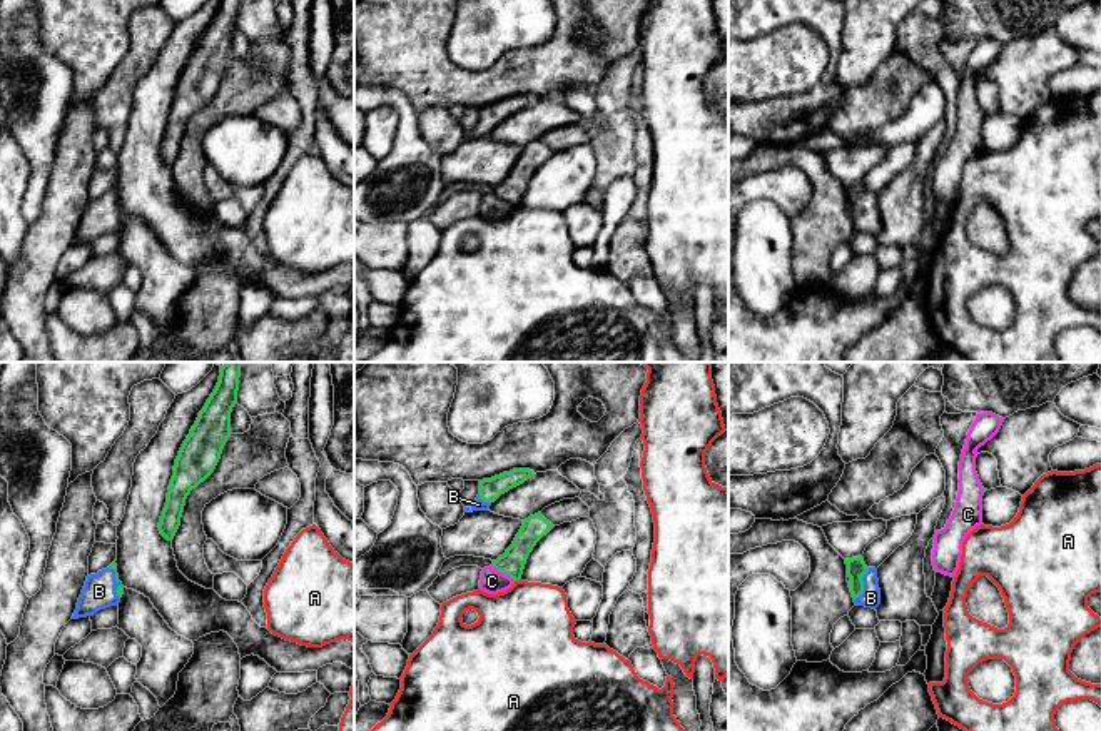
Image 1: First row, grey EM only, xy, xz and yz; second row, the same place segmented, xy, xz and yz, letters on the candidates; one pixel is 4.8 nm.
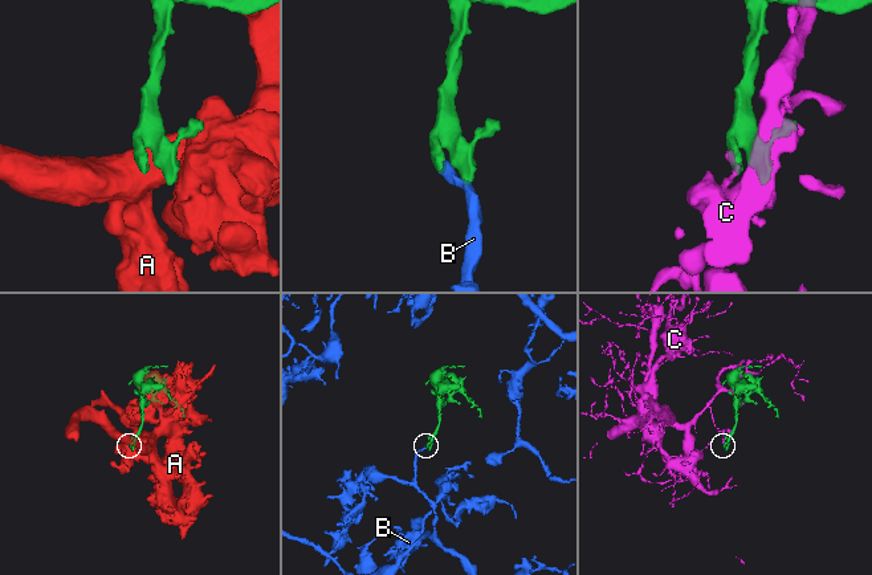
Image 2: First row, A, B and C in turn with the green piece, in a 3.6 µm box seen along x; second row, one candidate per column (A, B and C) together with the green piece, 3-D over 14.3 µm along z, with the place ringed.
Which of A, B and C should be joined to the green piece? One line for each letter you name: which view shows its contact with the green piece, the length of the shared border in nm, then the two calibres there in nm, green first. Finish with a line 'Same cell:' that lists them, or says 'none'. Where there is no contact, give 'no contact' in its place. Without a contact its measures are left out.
B: contact in yz; length 180 nm; calibres 100 and 100 nm
Same cell: B

